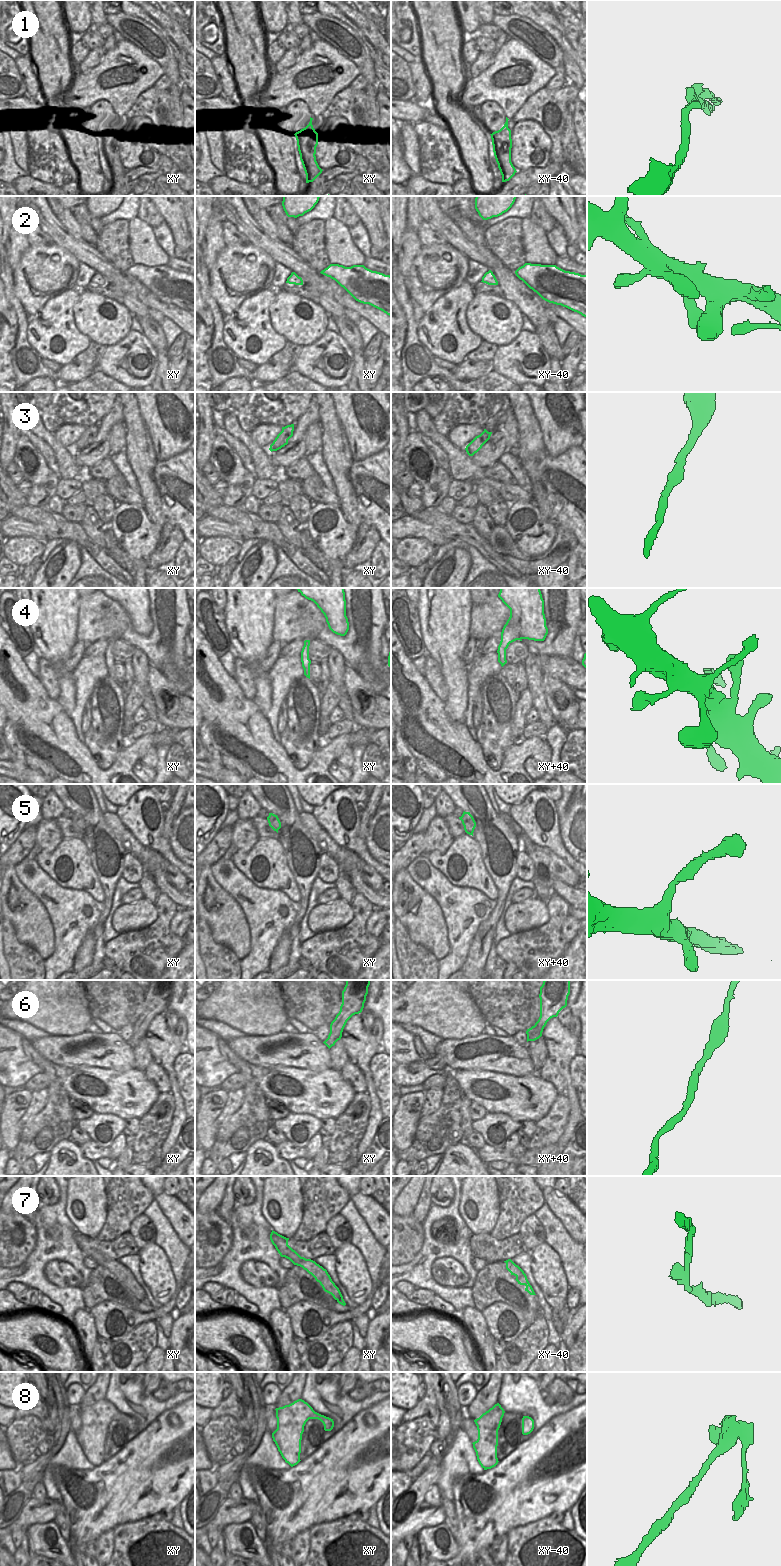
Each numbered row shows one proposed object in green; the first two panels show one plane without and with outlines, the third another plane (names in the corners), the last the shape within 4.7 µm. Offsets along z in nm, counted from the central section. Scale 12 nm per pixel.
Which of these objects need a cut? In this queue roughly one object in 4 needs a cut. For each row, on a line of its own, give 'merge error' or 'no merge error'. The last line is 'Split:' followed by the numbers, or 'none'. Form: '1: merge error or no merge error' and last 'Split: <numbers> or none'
1: merge error
2: no merge error
3: no merge error
4: merge error
5: no merge error
6: no merge error
7: no merge error
8: no merge error
Split: 1, 4

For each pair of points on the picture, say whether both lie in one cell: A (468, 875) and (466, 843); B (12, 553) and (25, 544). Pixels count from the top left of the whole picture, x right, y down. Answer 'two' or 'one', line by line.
A: one
B: one

